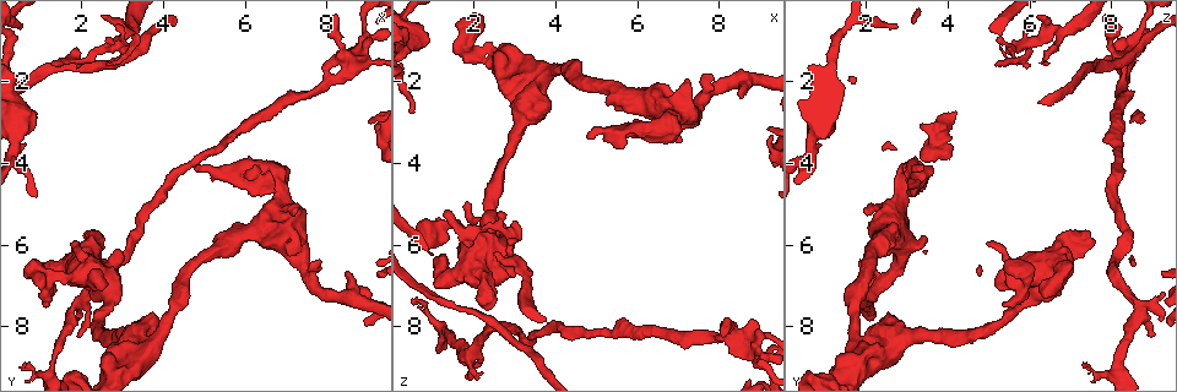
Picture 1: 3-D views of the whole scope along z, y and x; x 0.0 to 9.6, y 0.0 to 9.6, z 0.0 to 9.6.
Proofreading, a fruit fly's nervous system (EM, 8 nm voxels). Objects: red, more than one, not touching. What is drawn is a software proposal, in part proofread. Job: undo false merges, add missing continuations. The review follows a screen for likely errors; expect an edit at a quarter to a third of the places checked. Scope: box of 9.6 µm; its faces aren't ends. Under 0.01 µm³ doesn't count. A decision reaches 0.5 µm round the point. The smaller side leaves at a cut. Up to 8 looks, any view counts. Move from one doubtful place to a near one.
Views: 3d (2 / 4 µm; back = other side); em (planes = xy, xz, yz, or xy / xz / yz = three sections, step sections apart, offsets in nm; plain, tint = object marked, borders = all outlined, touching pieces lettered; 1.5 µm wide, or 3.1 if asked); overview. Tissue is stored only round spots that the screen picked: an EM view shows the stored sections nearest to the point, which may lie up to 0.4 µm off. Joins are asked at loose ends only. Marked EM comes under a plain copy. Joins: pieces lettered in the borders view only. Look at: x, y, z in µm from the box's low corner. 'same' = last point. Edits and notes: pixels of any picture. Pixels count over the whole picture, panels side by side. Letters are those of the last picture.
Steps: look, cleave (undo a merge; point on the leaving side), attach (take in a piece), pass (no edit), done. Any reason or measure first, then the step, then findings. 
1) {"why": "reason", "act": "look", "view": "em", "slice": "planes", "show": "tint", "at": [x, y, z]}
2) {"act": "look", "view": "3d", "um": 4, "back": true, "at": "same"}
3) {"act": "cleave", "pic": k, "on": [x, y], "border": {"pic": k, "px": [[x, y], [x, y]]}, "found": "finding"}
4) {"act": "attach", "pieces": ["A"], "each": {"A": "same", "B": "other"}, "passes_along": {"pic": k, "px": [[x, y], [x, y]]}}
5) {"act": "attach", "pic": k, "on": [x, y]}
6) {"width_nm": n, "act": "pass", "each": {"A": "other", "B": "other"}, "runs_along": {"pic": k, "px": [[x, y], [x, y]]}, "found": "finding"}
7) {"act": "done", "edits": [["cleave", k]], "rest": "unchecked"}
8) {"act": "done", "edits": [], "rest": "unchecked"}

{"why": "small branch off a trunk", "act": "look", "view": "3d", "um": 4, "at": [7.30, 6.40, 2.90]}

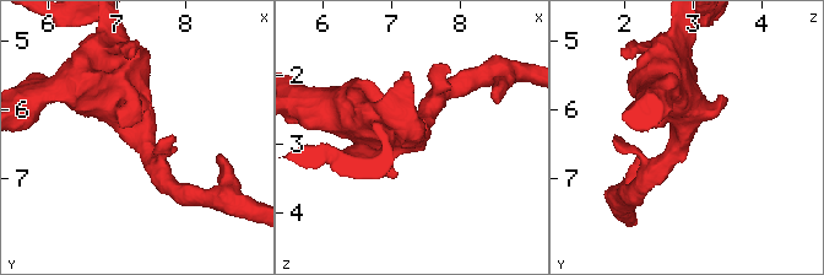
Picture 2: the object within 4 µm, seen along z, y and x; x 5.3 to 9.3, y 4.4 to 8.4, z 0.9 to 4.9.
{"why": "shape alone is not enough", "act": "look", "view": "em", "slice": "planes", "show": "borders", "at": [7.25, 6.35, 2.85]}

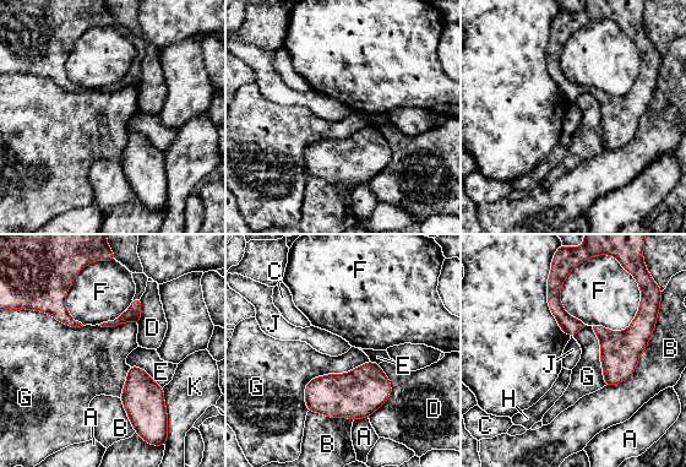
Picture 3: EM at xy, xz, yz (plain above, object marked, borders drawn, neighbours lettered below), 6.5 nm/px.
{"longest_contact_nm": ["B", 750], "act": "pass", "each": {"A": "other", "B": "other", "C": "other", "D": "other", "E": "other", "F": "other", "G": "other", "H": "other", "J": "other", "K": "other"}, "border": {"pic": 3, "px": [[369, 359], [312, 378], [306, 411]]}, "found": "continuous, no second cell"}

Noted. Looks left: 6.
{"why": "sharp bend", "act": "look", "view": "em", "slice": "planes", "show": "borders", "at": [1.55, 6.60, 6.70]}

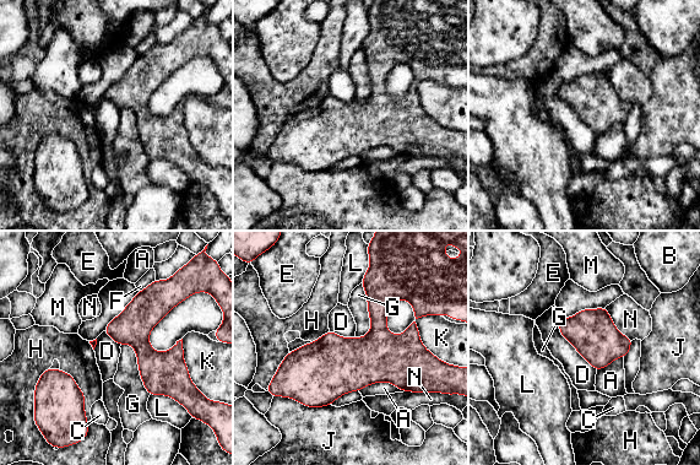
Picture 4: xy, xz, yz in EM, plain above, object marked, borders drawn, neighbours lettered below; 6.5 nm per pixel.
{"act": "pass", "each": {"A": "other", "B": "other", "C": "other", "D": "other", "E": "other", "F": "other", "G": "other", "H": "other", "J": "other", "K": "other", "L": "other", "M": "other", "N": "other"}, "border": {"pic": 4, "px": [[562, 318], [558, 331], [596, 371]]}, "found": "one cell here"}

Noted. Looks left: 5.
{"why": "free end", "act": "look", "view": "em", "slice": "yz", "step": 8, "show": "borders", "at": [2.60, 1.50, 6.35]}

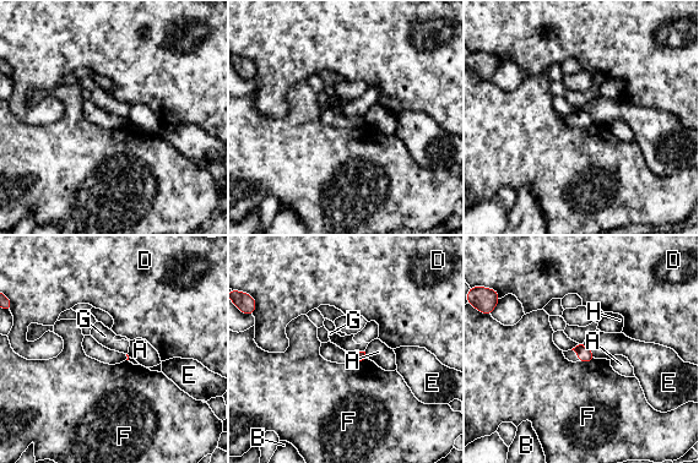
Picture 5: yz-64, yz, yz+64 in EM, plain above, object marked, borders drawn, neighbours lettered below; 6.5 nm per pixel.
{"act": "look", "view": "em", "slice": "planes", "show": "borders", "at": "same"}

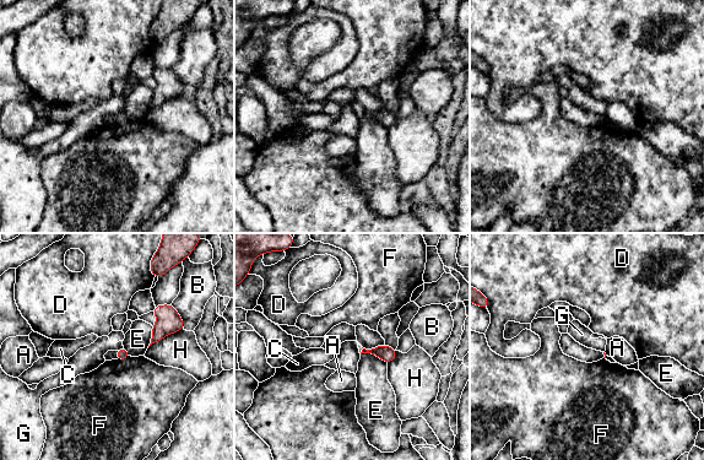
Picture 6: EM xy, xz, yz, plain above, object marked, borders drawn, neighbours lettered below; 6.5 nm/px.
{"act": "pass", "each": {"A": "other", "B": "other", "C": "other", "D": "other", "E": "other", "F": "other", "G": "other", "H": "other"}, "border": {"pic": 6, "px": [[123, 346], [115, 350]]}, "found": "none of them fits"}

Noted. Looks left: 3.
{"act": "done", "edits": [], "rest": "unchecked"}

